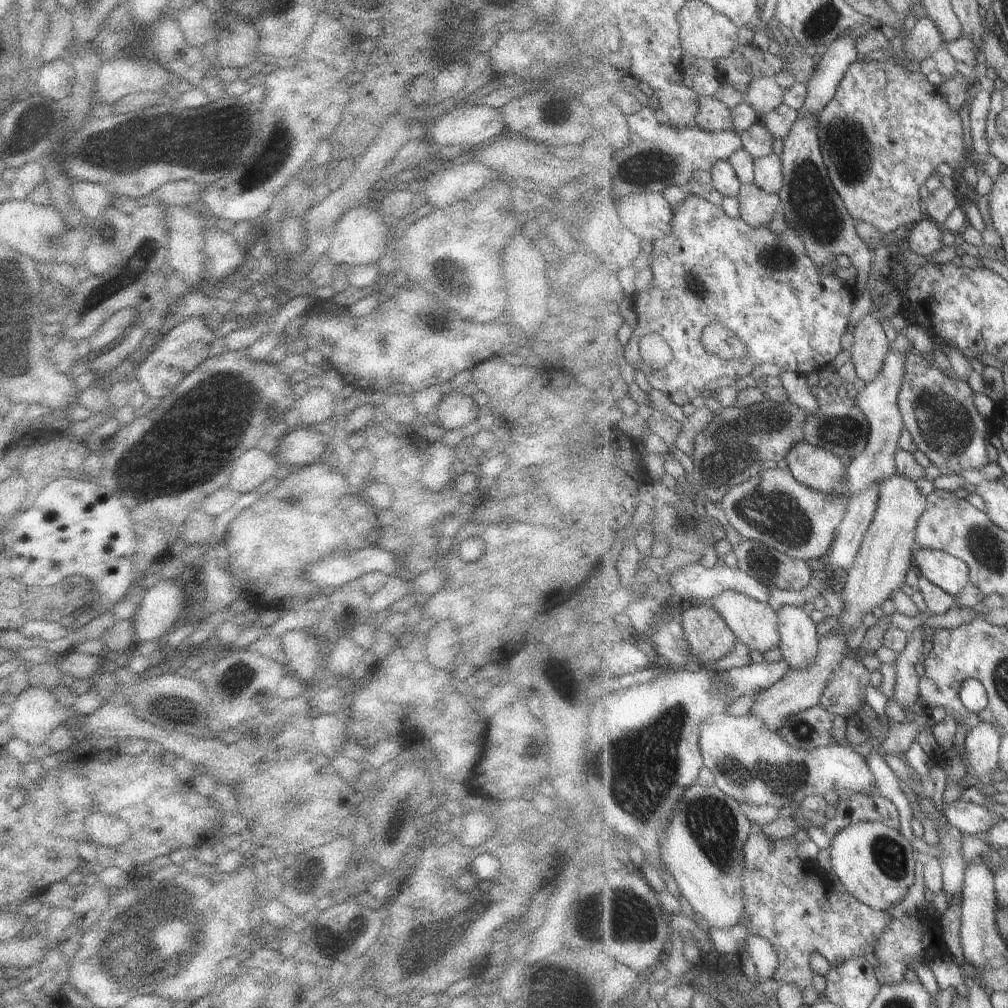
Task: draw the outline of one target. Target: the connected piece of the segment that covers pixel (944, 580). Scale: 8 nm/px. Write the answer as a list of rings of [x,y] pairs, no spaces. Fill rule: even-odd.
[[[930,548],[915,550],[915,565],[928,580],[954,597],[972,585],[972,570],[968,562],[948,552]]]

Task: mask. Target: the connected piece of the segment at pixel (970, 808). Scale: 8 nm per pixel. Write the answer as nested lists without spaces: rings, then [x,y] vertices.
[[[958,800],[945,806],[946,820],[964,833],[976,833],[978,836],[988,833],[1003,819],[990,806],[979,806],[976,802]]]

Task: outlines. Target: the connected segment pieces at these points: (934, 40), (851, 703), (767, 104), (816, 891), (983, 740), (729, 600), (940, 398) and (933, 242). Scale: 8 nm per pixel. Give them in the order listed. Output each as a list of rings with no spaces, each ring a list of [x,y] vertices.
[[[927,13],[919,17],[910,38],[904,41],[904,50],[912,56],[912,61],[928,64],[932,54],[943,47],[944,32],[940,30],[940,24],[936,24],[936,20]]]
[[[856,651],[848,654],[838,672],[834,672],[821,702],[836,718],[848,719],[859,715],[866,705],[866,690],[872,680],[872,670],[864,662],[856,660]]]
[[[761,77],[752,82],[745,94],[745,102],[764,116],[785,103],[786,92],[788,90],[775,77]]]
[[[800,830],[789,839],[773,840],[763,831],[752,834],[745,847],[745,866],[743,871],[743,896],[746,903],[743,922],[751,934],[759,935],[774,944],[774,948],[780,954],[780,968],[776,972],[776,978],[780,982],[796,984],[802,991],[814,984],[815,970],[812,968],[812,954],[820,952],[824,954],[833,966],[844,964],[846,960],[854,956],[866,956],[866,952],[874,955],[878,940],[884,936],[888,926],[894,918],[887,911],[881,912],[868,904],[858,900],[849,891],[838,894],[830,890],[830,882],[824,882],[826,878],[820,878],[812,870],[808,862],[804,862],[798,854],[798,848],[804,842],[810,841],[807,831]]]
[[[984,720],[980,726],[971,730],[965,750],[970,771],[978,780],[976,786],[990,786],[996,783],[996,770],[1001,768],[1001,743],[1003,740],[1000,728]]]
[[[735,591],[724,592],[716,599],[708,601],[707,604],[713,605],[719,610],[739,640],[748,644],[752,651],[759,650],[764,653],[768,650],[774,650],[776,647],[781,648],[783,634],[781,633],[780,616],[772,606]]]
[[[912,350],[906,360],[905,382],[899,397],[900,410],[905,419],[905,425],[916,440],[918,447],[923,451],[928,460],[941,469],[941,475],[961,475],[963,470],[978,469],[982,472],[990,460],[988,441],[993,434],[990,418],[986,418],[978,406],[976,406],[976,392],[974,388],[964,380],[950,379],[942,374],[940,368],[936,368],[930,360],[926,360],[919,352]]]
[[[927,217],[924,221],[911,227],[907,236],[910,240],[910,247],[915,253],[931,258],[944,246],[942,244],[944,234],[943,227]]]

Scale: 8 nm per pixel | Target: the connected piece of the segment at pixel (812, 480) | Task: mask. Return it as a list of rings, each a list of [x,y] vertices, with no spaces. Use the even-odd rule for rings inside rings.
[[[800,442],[787,457],[793,476],[809,488],[826,495],[842,495],[846,490],[848,466],[840,456],[811,442]]]

